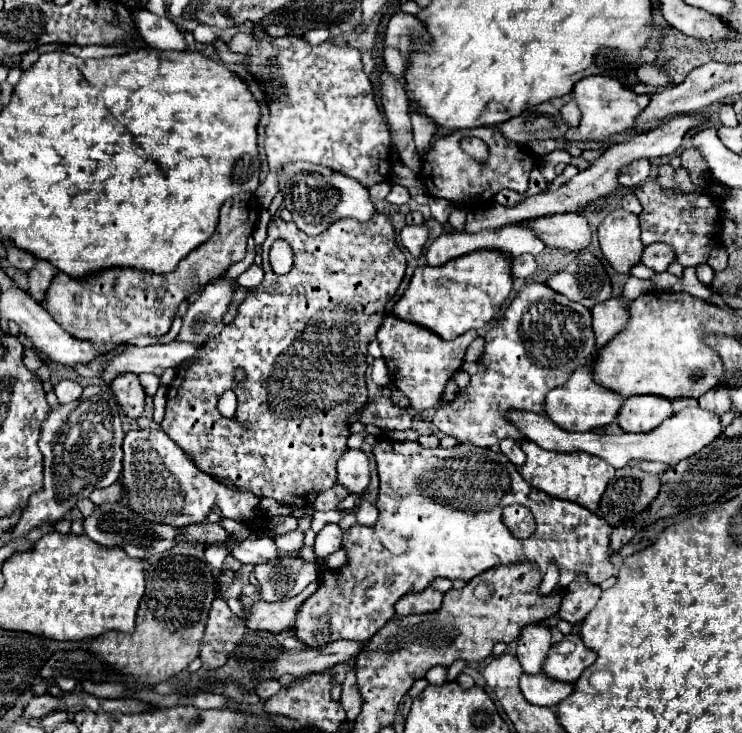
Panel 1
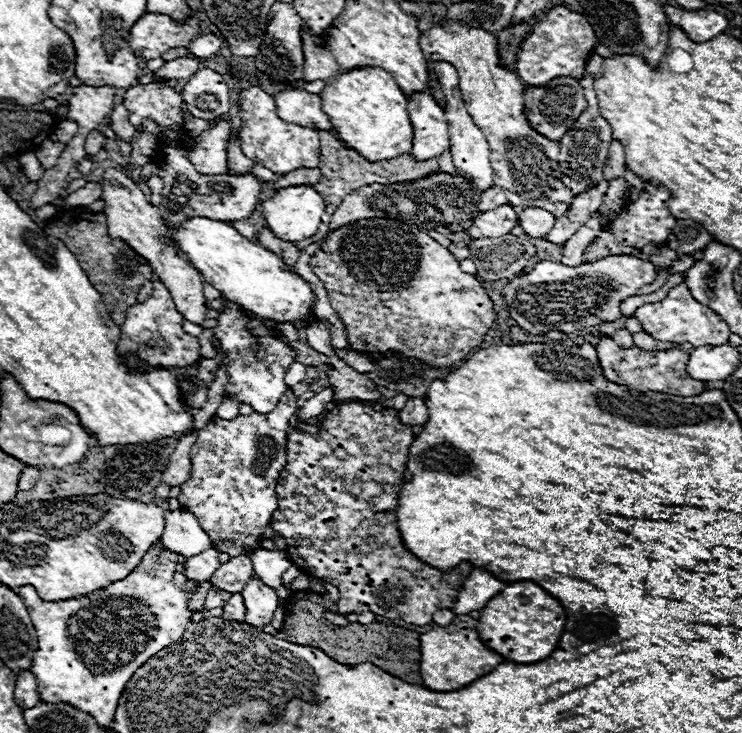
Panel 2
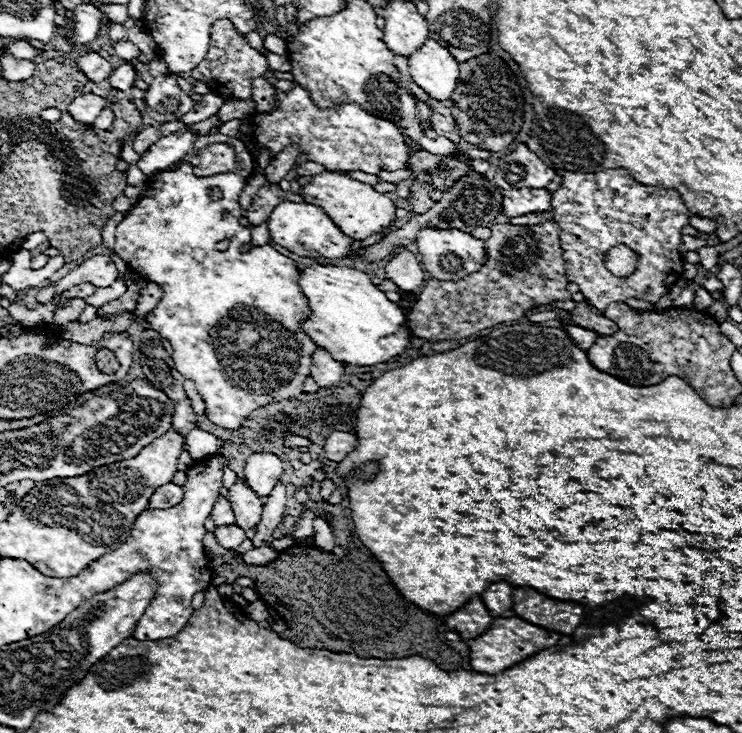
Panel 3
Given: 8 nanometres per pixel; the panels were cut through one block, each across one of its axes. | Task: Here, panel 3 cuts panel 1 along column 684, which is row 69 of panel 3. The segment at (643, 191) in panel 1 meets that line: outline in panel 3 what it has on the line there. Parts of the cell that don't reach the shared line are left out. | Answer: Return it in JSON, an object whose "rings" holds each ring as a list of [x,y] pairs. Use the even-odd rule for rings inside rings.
{"rings":[[[220,20],[220,22],[212,24],[210,50],[206,54],[206,60],[200,62],[190,72],[190,76],[200,82],[206,82],[214,94],[220,94],[226,100],[248,100],[248,98],[252,98],[252,80],[258,76],[264,76],[266,70],[268,70],[266,56],[262,56],[260,52],[250,48],[248,42],[244,42],[244,38],[240,38],[236,34],[236,30],[232,30],[230,22]]]}

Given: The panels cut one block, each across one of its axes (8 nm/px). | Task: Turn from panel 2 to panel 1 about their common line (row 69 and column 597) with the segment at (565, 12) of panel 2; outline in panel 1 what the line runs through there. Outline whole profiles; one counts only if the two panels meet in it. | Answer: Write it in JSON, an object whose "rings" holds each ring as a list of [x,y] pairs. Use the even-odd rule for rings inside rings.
{"rings":[[[382,440],[378,446],[374,446],[374,456],[380,476],[380,496],[376,502],[376,508],[380,510],[378,522],[370,528],[356,524],[352,530],[344,532],[342,546],[348,550],[348,564],[336,572],[324,572],[320,576],[320,592],[302,604],[302,610],[296,616],[294,632],[306,646],[318,648],[334,640],[368,642],[374,632],[378,632],[380,626],[384,626],[394,616],[396,600],[408,592],[424,590],[438,576],[470,582],[488,568],[506,564],[532,564],[542,574],[546,574],[550,562],[554,562],[560,572],[558,586],[562,590],[578,580],[580,574],[586,574],[590,584],[602,584],[606,578],[614,576],[610,526],[604,524],[600,516],[576,502],[552,498],[546,492],[528,486],[518,468],[504,454],[482,458],[474,452],[464,454],[464,444],[458,448],[428,450],[410,440]],[[510,504],[526,506],[532,512],[536,530],[528,538],[512,536],[510,528],[502,522],[502,512]]]}

